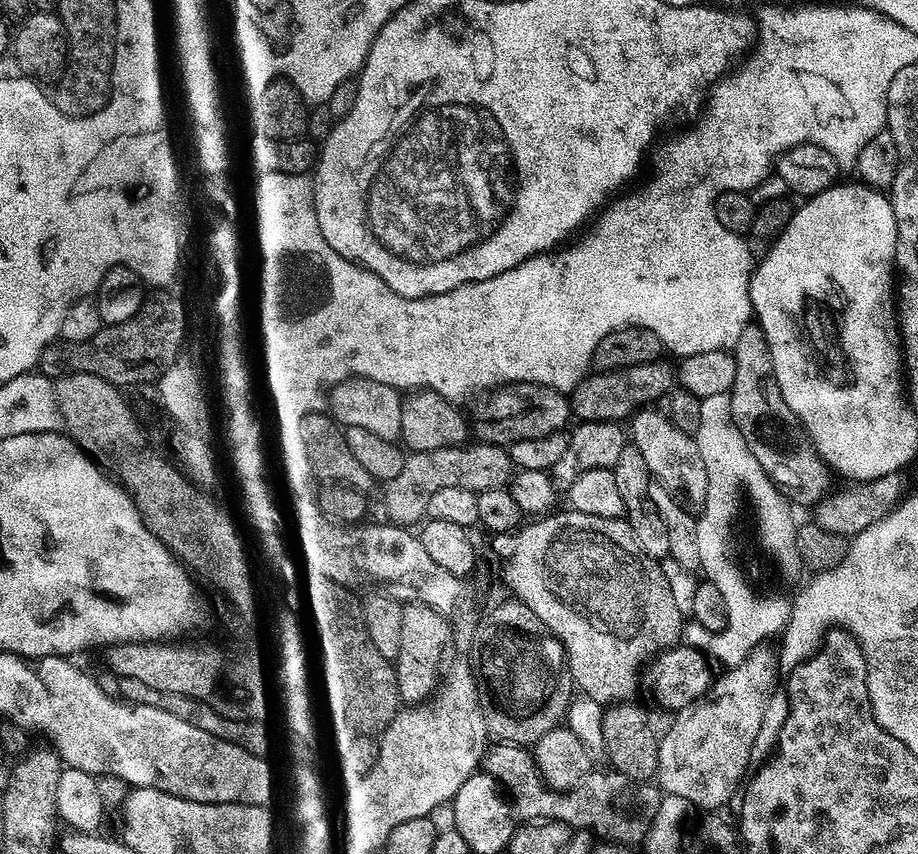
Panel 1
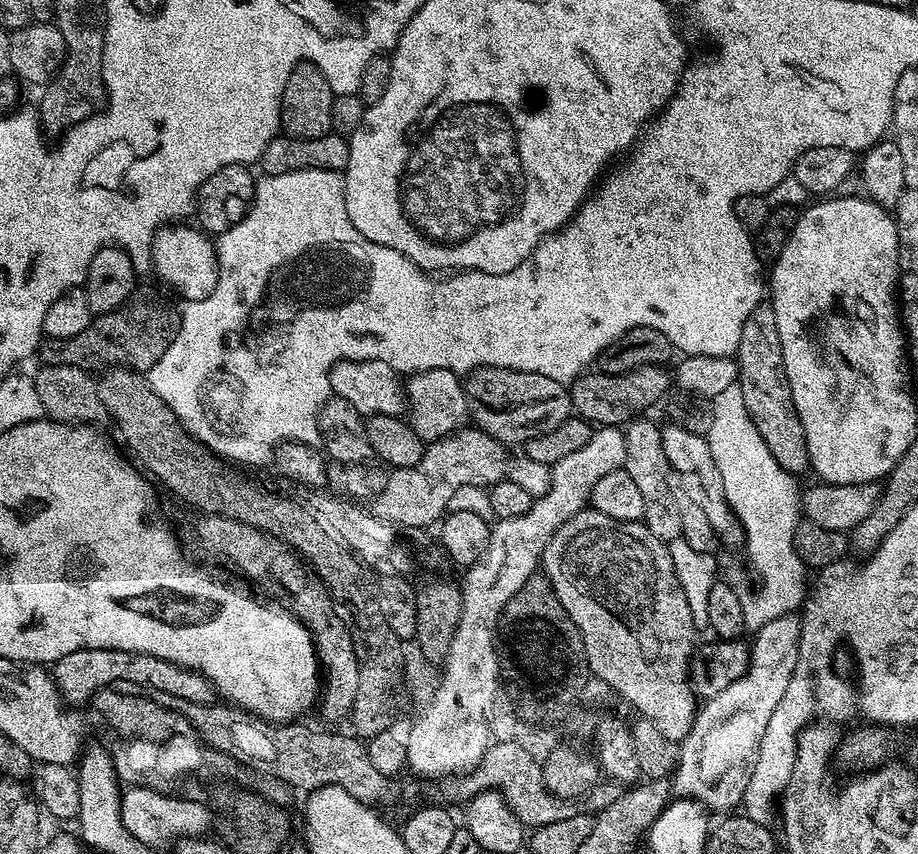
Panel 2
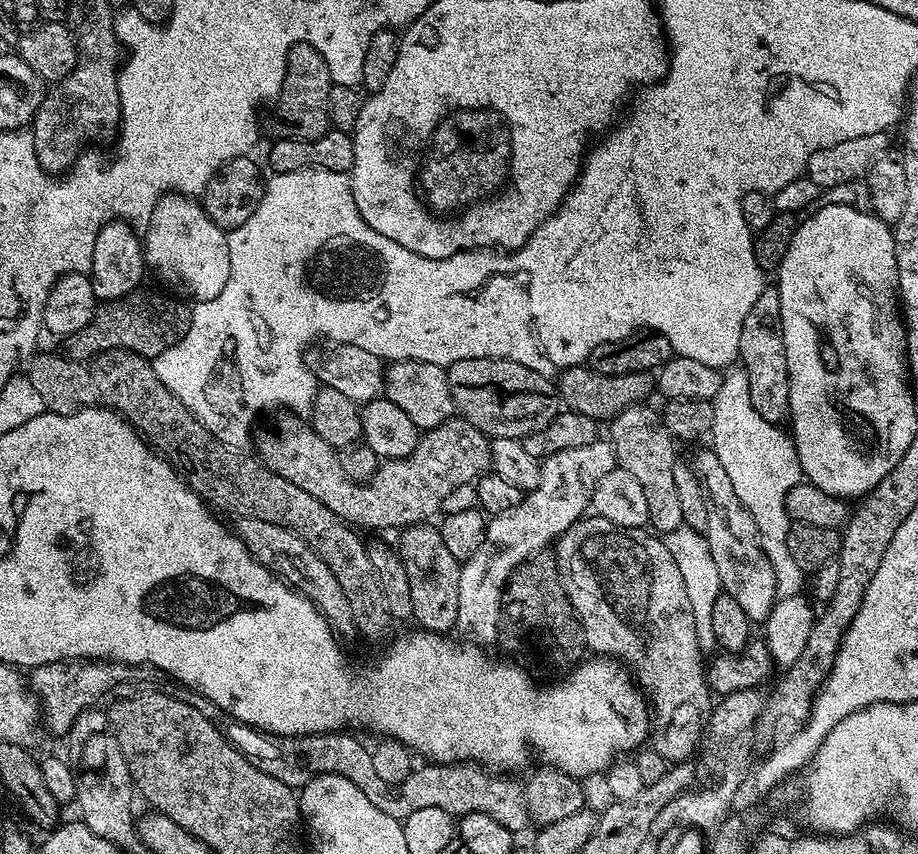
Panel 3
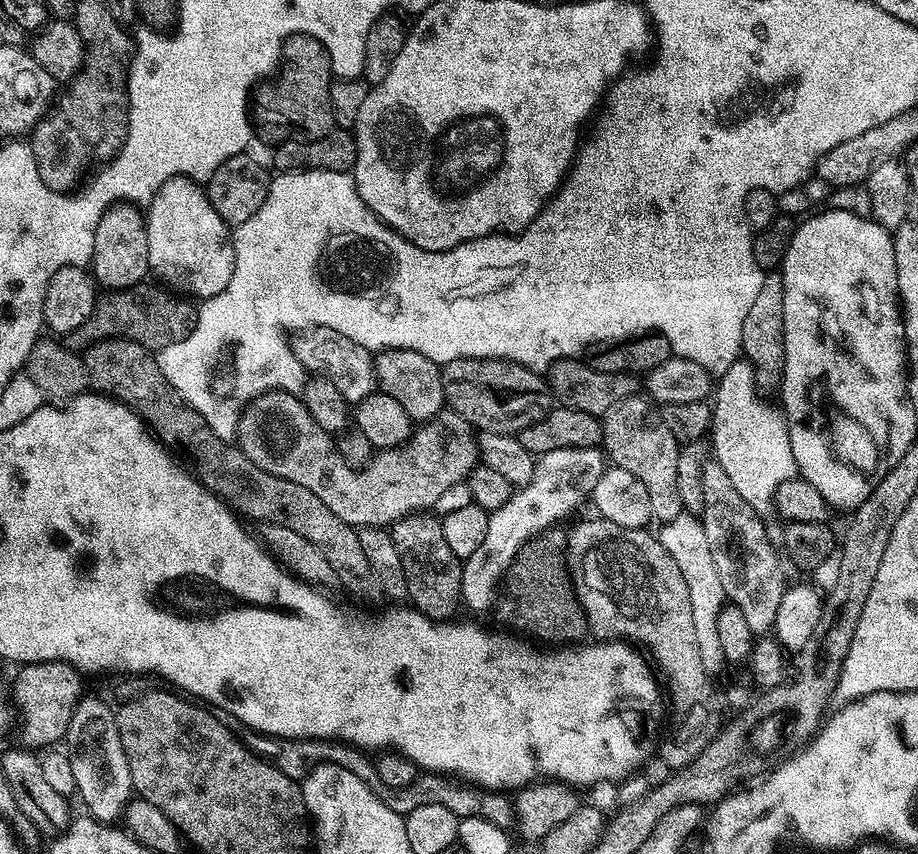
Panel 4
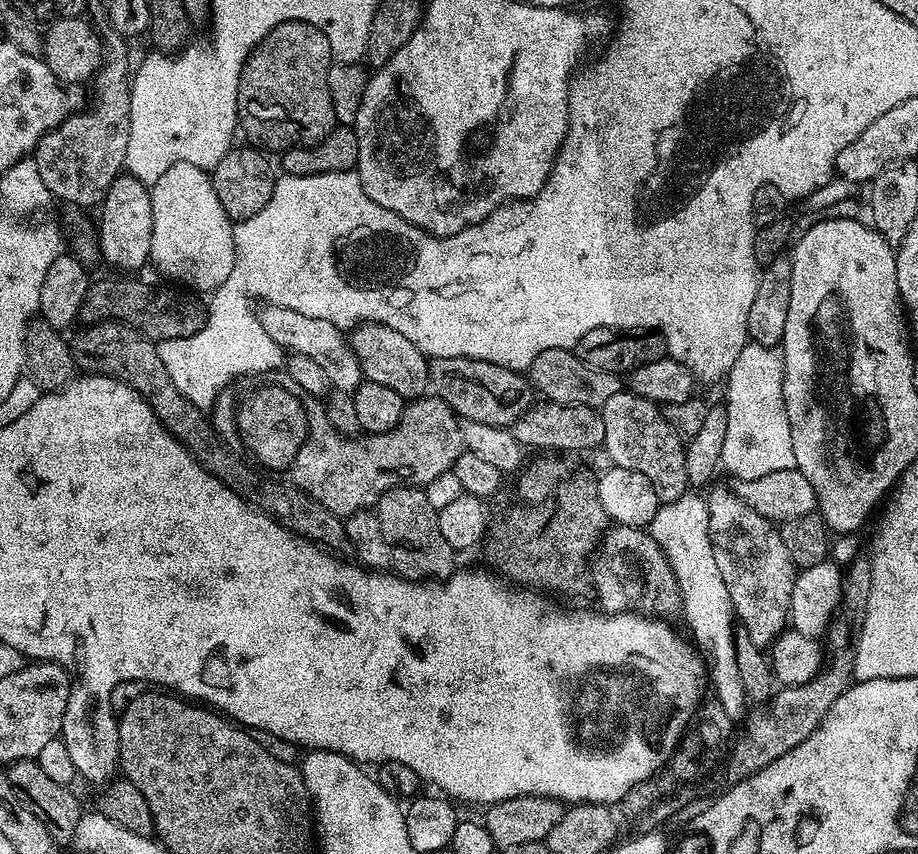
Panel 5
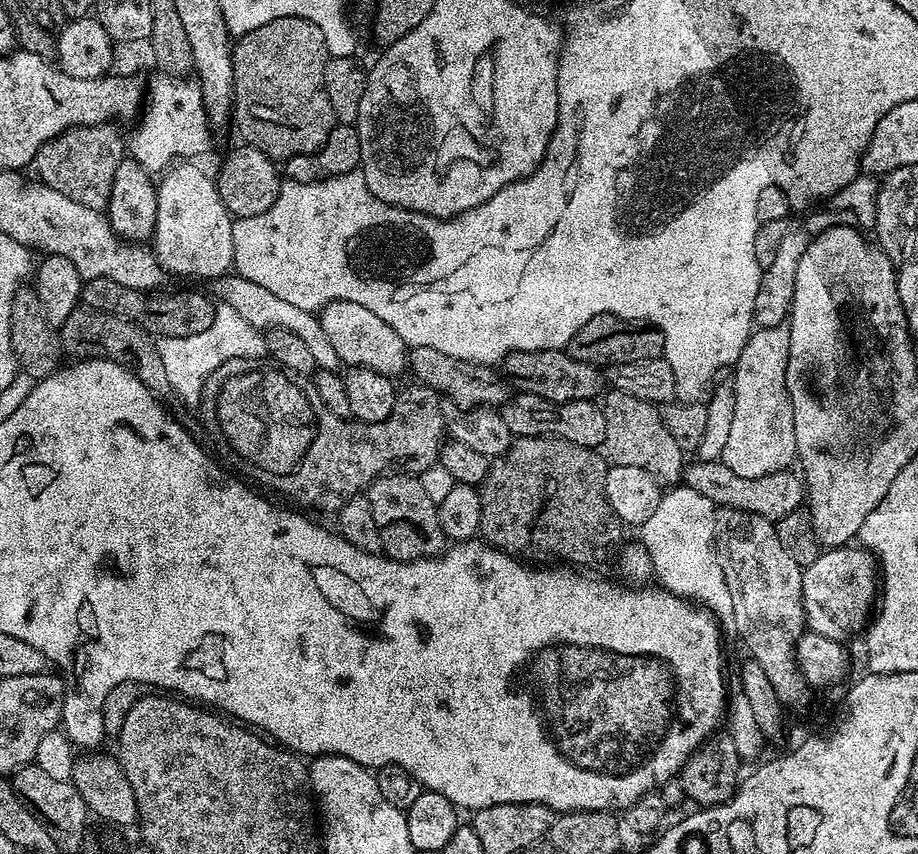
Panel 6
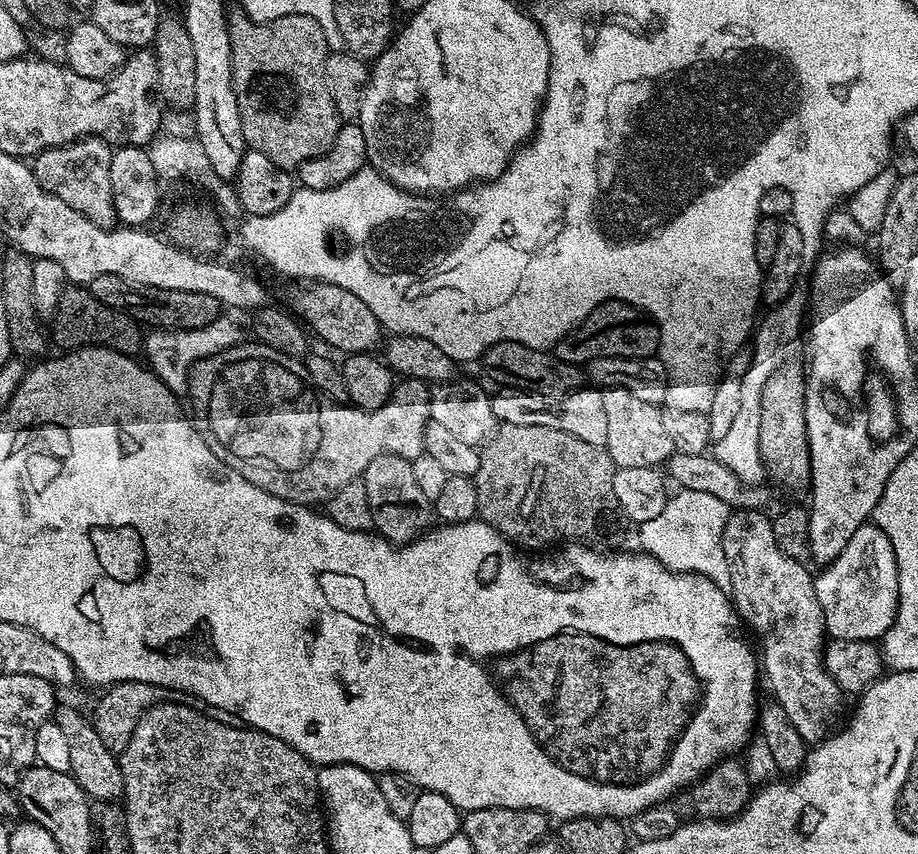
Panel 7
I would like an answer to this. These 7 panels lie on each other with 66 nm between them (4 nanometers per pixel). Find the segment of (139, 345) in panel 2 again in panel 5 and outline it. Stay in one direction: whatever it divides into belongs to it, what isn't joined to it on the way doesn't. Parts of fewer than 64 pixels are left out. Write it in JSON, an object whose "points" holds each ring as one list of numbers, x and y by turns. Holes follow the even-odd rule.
{"points":[[120,278,124,280,96,280,93,279,88,285,88,293,84,299,84,305,80,307,79,319,85,325,97,323,101,318,107,318,112,322,128,325,129,329,135,330,141,337,153,342,162,340,185,340,202,330,206,319,206,308,196,300,187,300,176,292,167,292,164,288,151,288,148,284,139,284,136,278]]}

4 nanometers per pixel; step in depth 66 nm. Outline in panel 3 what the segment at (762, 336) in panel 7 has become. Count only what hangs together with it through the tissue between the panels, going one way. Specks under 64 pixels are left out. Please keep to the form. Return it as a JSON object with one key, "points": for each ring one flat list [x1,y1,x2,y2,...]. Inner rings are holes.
{"points":[[742,368,729,369,720,381,713,400,714,426,710,433,711,449,718,456,731,483,757,526,761,548,773,566,777,597,801,595,806,574,794,562,788,545,791,516,785,506,790,489,803,481,796,445,779,425,762,418,750,400,749,376]]}

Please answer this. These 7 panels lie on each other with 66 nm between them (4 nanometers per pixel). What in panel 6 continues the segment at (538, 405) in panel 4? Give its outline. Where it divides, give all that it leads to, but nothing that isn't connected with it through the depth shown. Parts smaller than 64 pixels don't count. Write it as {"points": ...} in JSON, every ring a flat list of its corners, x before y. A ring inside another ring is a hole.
{"points":[[431,346,412,348,408,354,408,367,411,375,416,375,413,377,419,383,435,390,447,403,449,400,450,403,457,404,462,408,460,410,480,410,485,406,499,406,507,404,510,399,509,385,495,367,475,364,462,358,450,358,450,354,442,354,442,350,433,350]]}

